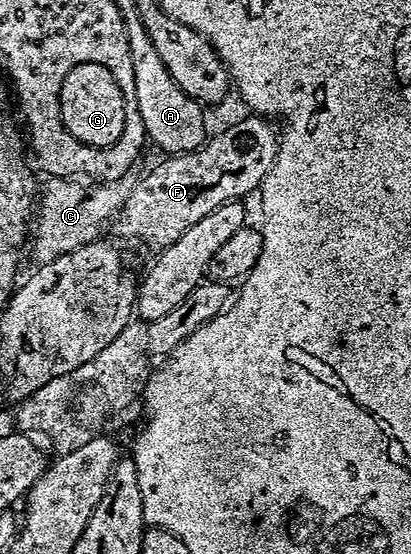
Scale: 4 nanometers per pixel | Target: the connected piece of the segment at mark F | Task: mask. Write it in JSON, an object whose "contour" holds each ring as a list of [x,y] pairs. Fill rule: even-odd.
{"contour":[[[252,113],[247,116],[249,119],[244,119],[241,123],[236,123],[233,127],[225,129],[221,135],[216,135],[207,140],[204,146],[198,148],[196,151],[188,151],[185,155],[174,155],[171,157],[164,157],[164,160],[153,169],[149,175],[144,175],[132,187],[132,192],[124,199],[124,208],[118,211],[118,219],[120,215],[120,231],[128,239],[137,239],[140,243],[145,243],[148,247],[153,247],[153,252],[159,253],[165,247],[174,245],[174,241],[178,241],[178,237],[182,237],[182,233],[186,233],[186,229],[190,229],[190,225],[195,225],[198,221],[202,221],[202,217],[206,217],[206,213],[214,213],[214,209],[218,209],[224,203],[234,203],[243,200],[243,195],[259,192],[260,183],[266,177],[266,173],[270,173],[270,169],[274,165],[274,157],[276,156],[276,148],[278,146],[278,131],[267,118],[261,117],[259,114]]]}

